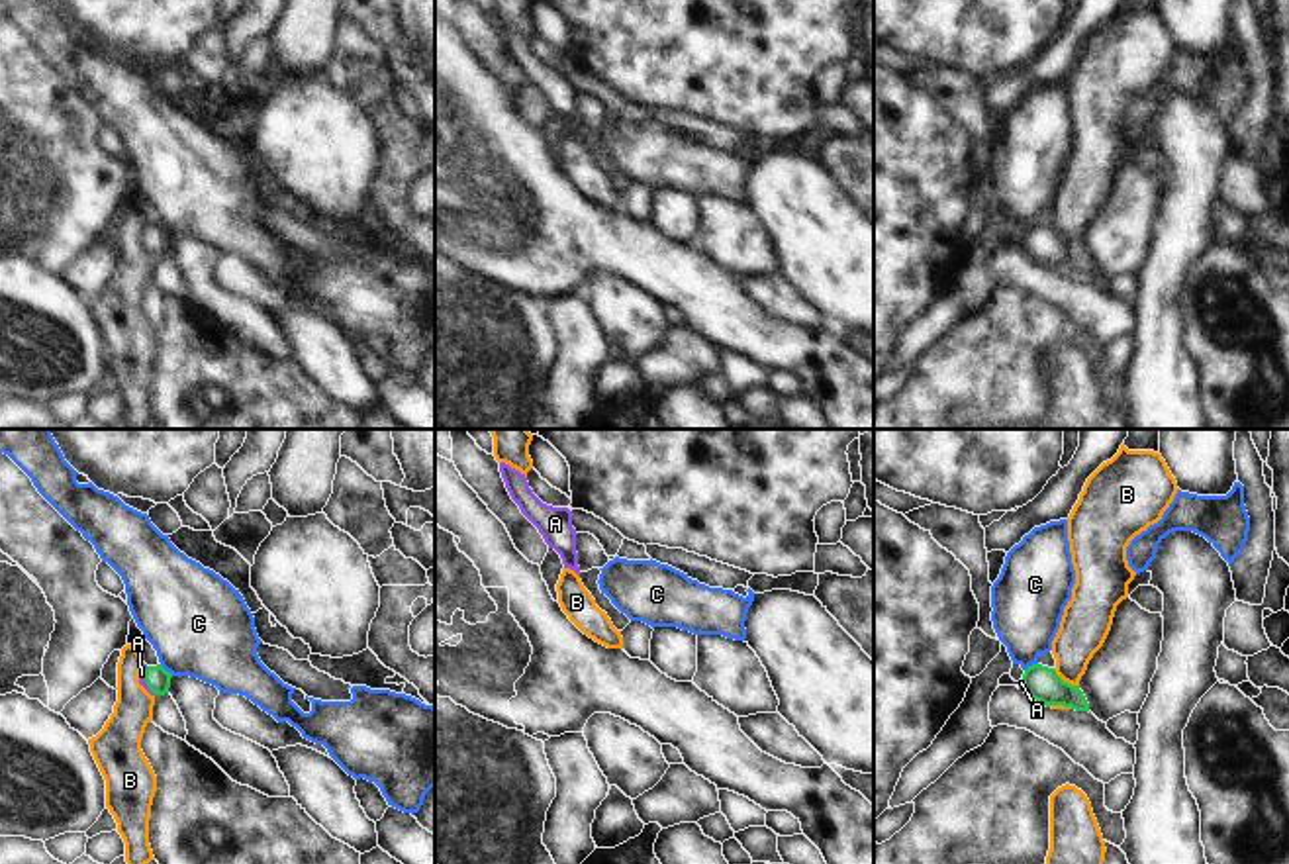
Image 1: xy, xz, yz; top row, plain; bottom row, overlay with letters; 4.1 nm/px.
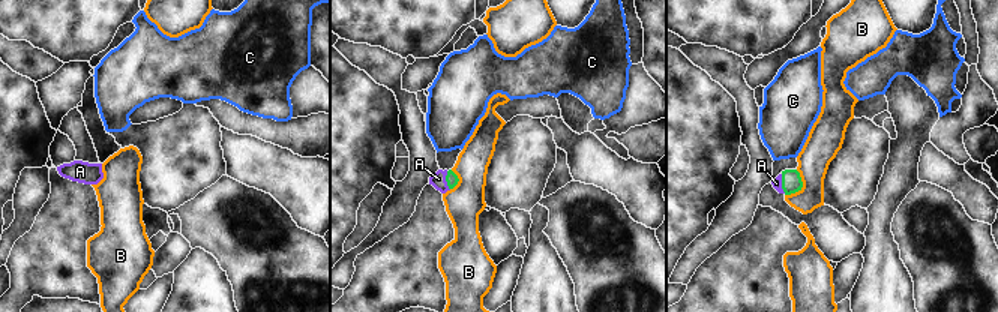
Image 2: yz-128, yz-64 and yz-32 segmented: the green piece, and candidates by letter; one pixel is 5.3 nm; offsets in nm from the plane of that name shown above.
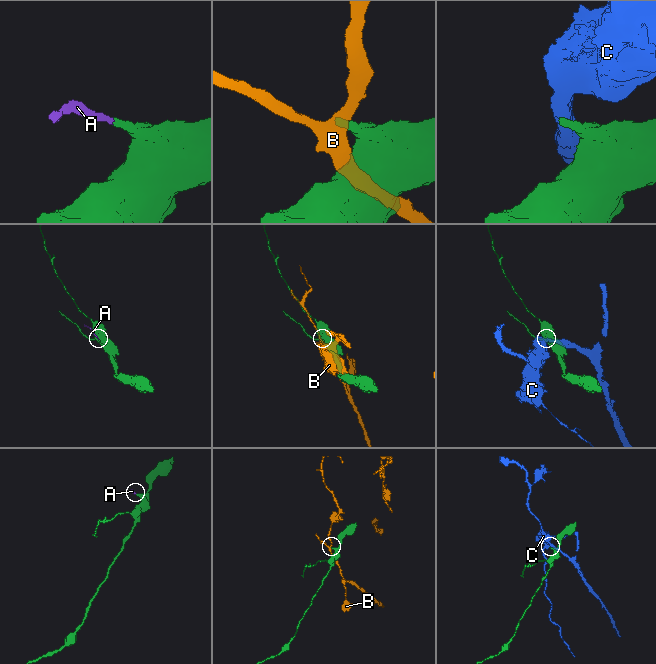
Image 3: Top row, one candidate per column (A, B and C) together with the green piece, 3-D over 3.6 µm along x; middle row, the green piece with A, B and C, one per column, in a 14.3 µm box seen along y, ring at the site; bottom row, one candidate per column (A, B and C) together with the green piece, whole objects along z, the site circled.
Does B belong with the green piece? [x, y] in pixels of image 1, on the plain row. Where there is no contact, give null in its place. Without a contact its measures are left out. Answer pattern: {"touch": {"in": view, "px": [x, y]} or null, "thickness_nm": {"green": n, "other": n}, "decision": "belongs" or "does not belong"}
{"touch": {"in": "yz", "px": [1066, 243]}, "thickness_nm": {"green": 140, "other": 200}, "decision": "does not belong"}

